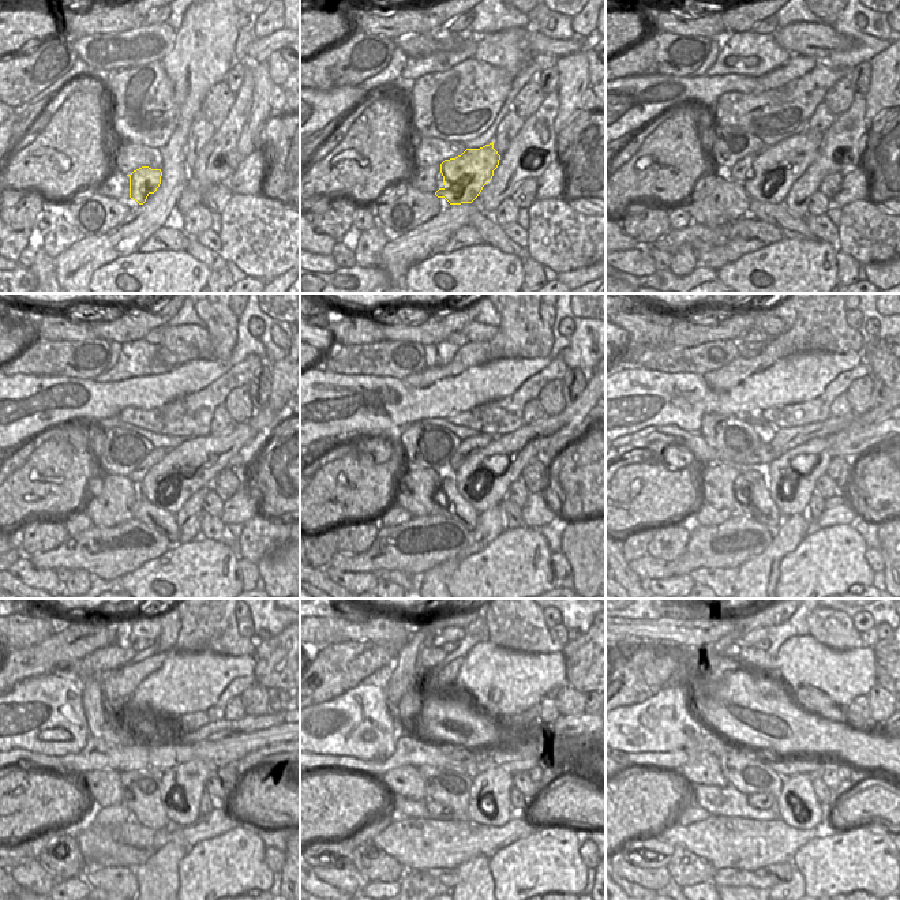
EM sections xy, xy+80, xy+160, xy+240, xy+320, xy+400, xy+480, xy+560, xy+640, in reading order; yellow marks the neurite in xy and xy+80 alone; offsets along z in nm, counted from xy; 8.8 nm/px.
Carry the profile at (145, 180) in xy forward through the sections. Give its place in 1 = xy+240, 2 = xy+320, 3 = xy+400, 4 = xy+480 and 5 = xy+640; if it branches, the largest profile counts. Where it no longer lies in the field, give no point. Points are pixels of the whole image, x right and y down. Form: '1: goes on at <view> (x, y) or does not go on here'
1: goes on at xy+240 (195, 464)
2: goes on at xy+320 (479, 487)
3: goes on at xy+400 (780, 477)
4: goes on at xy+480 (187, 780)
5: goes on at xy+640 (812, 814)

